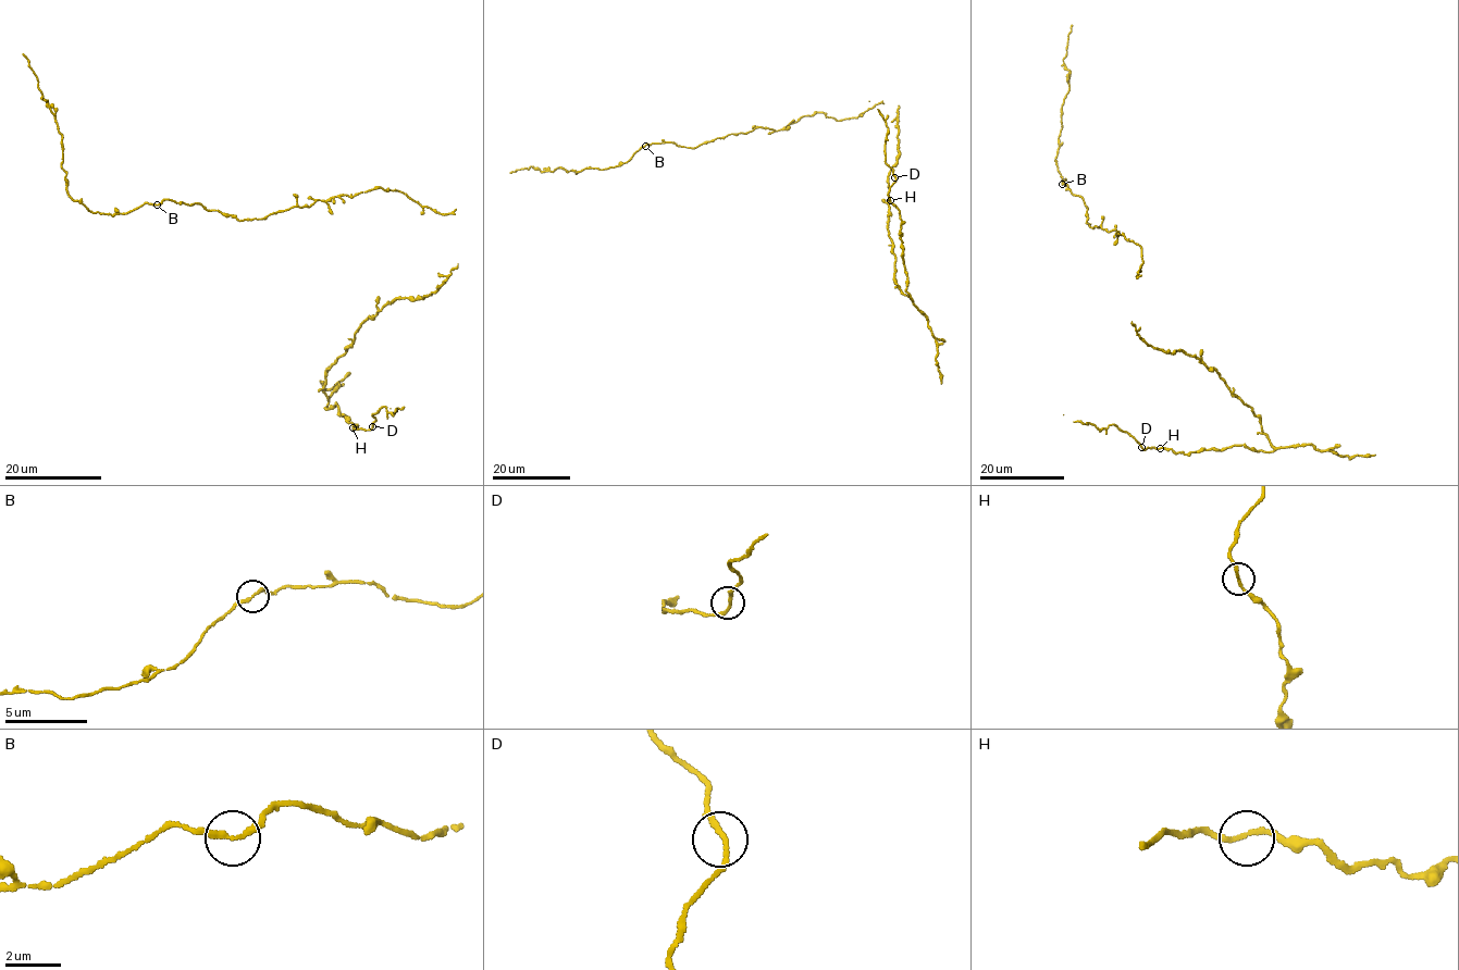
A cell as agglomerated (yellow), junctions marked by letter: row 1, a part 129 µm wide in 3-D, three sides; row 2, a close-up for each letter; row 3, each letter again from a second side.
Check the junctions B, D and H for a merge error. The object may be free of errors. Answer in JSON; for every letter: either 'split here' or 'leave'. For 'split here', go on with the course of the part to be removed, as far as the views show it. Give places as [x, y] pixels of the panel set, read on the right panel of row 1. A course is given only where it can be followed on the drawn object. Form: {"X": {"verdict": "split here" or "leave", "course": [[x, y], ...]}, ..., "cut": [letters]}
{"B": {"verdict": "leave"}, "D": {"verdict": "leave"}, "H": {"verdict": "leave"}, "cut": []}

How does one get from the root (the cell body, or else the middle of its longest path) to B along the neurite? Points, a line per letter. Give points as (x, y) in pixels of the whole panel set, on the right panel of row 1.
B: (1136, 278), (1142, 262), (1141, 247), (1114, 228), (1089, 226), (1082, 198), (1073, 194), (1066, 183), (1062, 184)

